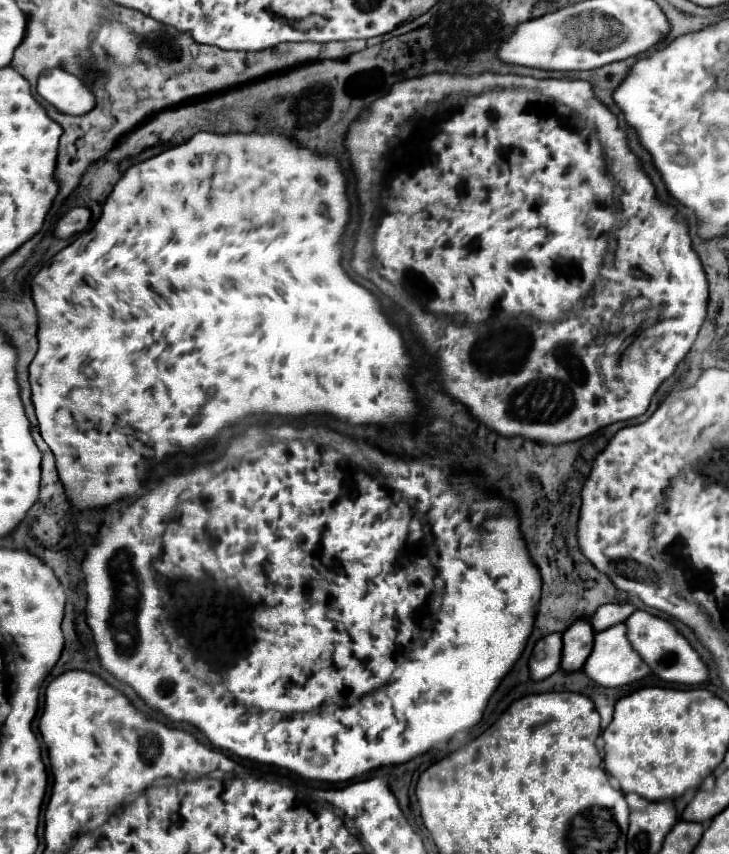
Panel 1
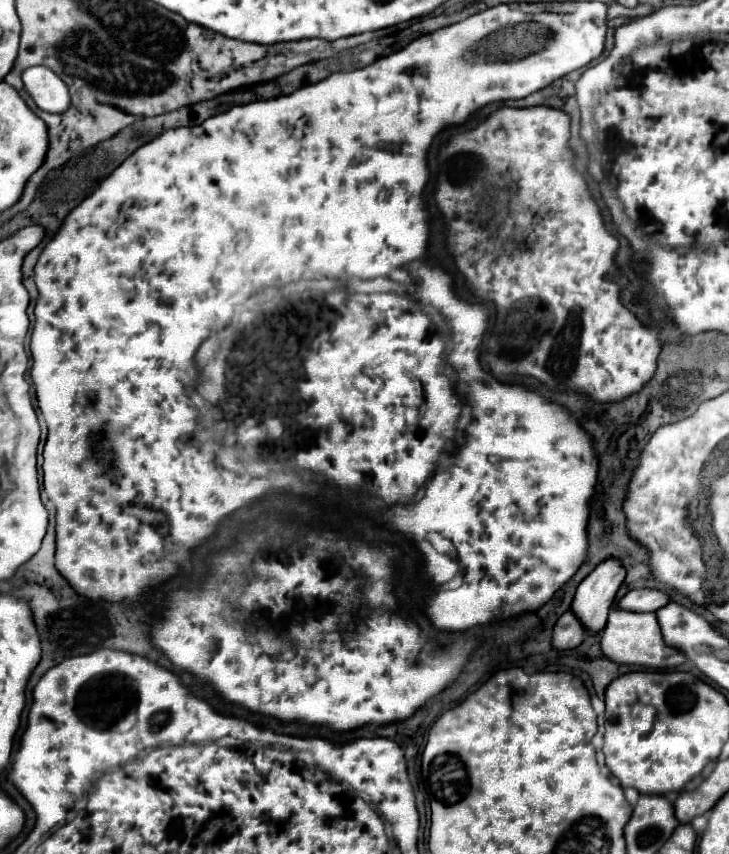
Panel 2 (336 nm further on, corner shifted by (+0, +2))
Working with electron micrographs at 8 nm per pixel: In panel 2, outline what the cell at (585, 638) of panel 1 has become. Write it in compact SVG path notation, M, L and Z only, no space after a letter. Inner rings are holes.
M607 560L577 586L571 612L575 612L589 634L597 634L605 628L609 608L623 578L625 570L621 564L617 564L617 560Z

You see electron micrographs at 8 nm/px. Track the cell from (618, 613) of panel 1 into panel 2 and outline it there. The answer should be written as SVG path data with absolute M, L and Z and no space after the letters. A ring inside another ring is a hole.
M641 588L641 590L631 590L627 592L617 608L629 610L629 612L655 612L663 608L669 602L669 596L661 590L651 590L651 588Z

